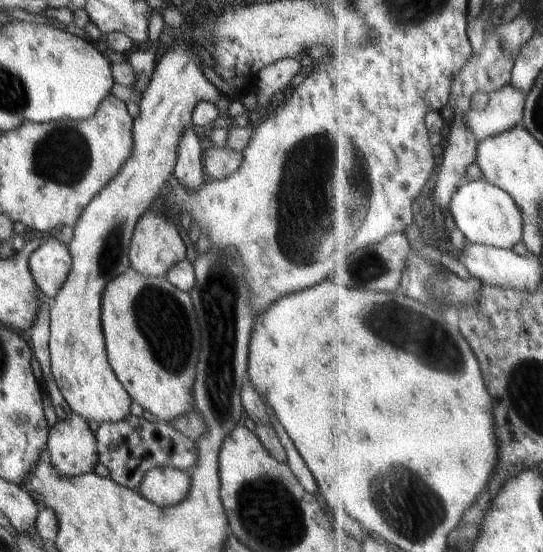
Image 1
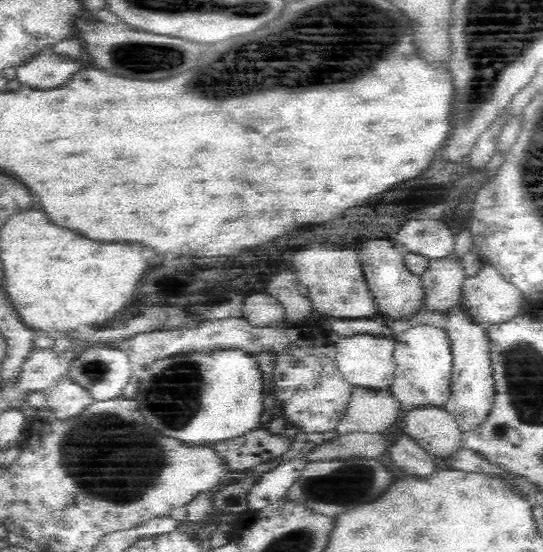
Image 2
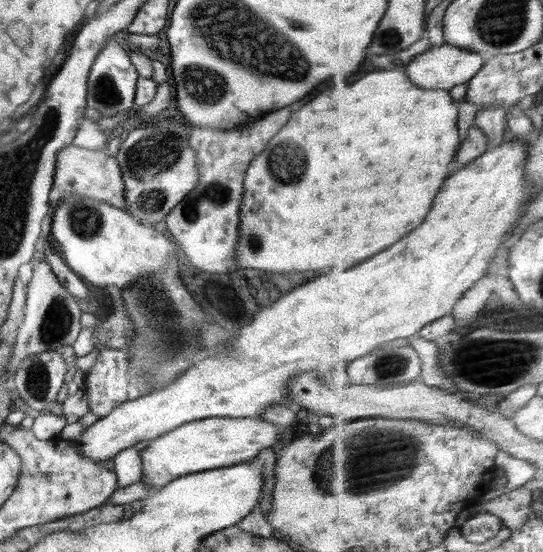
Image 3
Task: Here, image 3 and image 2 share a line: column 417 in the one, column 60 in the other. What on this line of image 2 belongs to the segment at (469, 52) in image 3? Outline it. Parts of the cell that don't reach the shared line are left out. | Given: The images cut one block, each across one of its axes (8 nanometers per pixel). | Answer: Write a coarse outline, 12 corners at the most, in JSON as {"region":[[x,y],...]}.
{"region":[[38,55],[15,67],[22,85],[47,89],[82,66]]}

